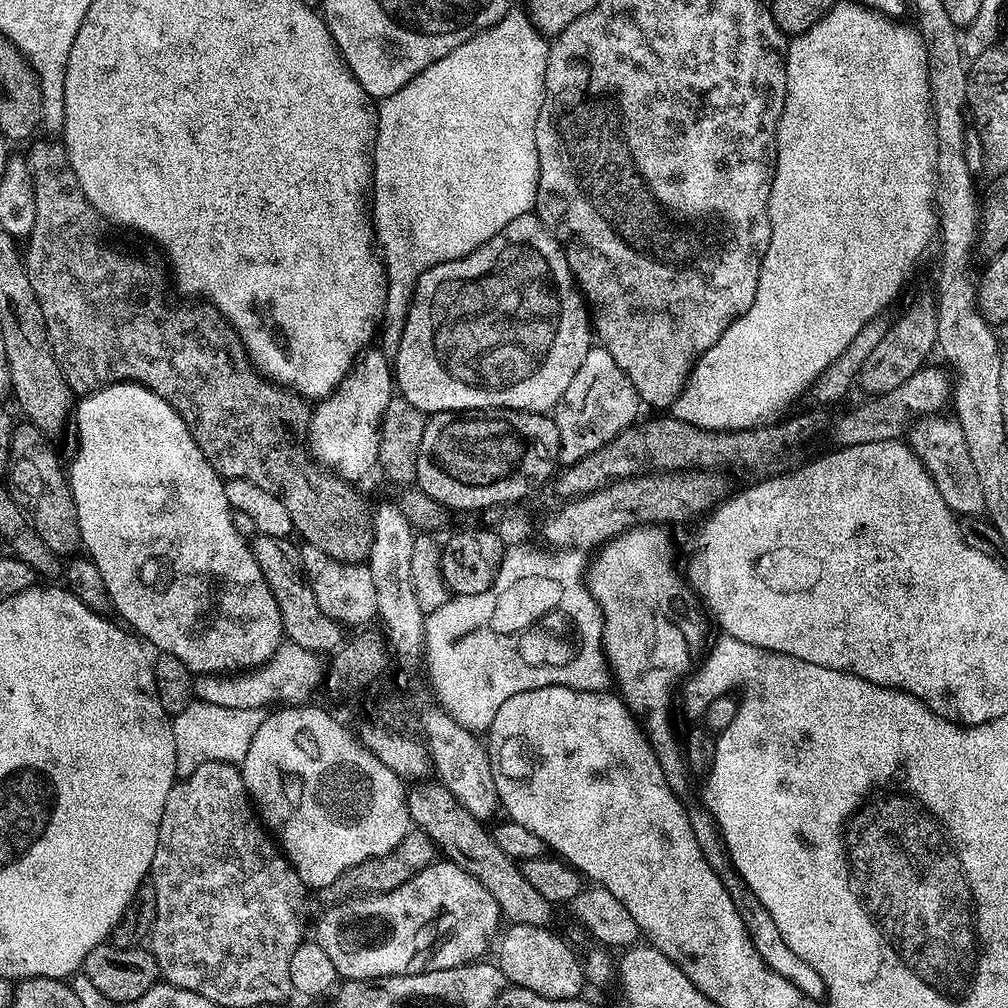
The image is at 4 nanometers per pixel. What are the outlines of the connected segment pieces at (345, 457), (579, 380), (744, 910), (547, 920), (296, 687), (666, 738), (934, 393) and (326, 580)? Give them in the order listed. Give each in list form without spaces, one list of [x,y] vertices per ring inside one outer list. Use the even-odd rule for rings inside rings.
[[[368,350],[361,355],[354,369],[329,396],[319,401],[320,405],[312,408],[312,421],[308,424],[308,450],[313,460],[321,468],[329,471],[342,480],[357,482],[371,468],[375,469],[380,462],[378,446],[380,445],[380,423],[386,406],[390,406],[394,395],[394,368],[389,357],[379,350]]]
[[[599,346],[588,349],[586,358],[582,358],[582,366],[574,373],[570,386],[566,386],[566,394],[556,403],[554,419],[558,426],[558,442],[560,443],[561,465],[567,466],[586,458],[586,454],[594,454],[602,446],[606,446],[615,436],[631,428],[637,423],[636,416],[642,409],[640,395],[634,390],[630,378],[610,358],[610,354]]]
[[[692,806],[688,808],[688,817],[690,818],[690,830],[694,830],[694,838],[698,841],[698,850],[702,850],[706,862],[710,862],[710,866],[714,870],[714,874],[718,874],[722,886],[728,888],[730,902],[734,902],[734,910],[738,910],[738,918],[742,918],[742,926],[746,926],[746,934],[750,934],[750,942],[754,942],[758,954],[762,954],[762,960],[776,974],[782,974],[782,978],[786,978],[794,986],[798,986],[798,990],[802,990],[802,994],[820,1000],[824,992],[824,983],[818,970],[814,970],[814,966],[810,966],[802,958],[798,958],[798,954],[794,954],[794,950],[790,950],[790,946],[786,946],[786,938],[782,938],[778,925],[774,923],[774,918],[770,918],[770,910],[766,910],[766,906],[762,906],[762,902],[758,902],[758,894],[754,894],[754,890],[750,890],[744,885],[744,879],[732,864],[732,855],[728,853],[724,836],[720,833],[720,827],[716,825],[712,813],[703,806],[697,806],[697,808]]]
[[[438,782],[430,783],[417,785],[413,787],[416,789],[407,793],[409,819],[431,837],[447,859],[466,870],[490,891],[501,915],[509,923],[549,927],[553,923],[555,907],[527,882],[517,861],[503,853],[483,821],[474,818],[444,785]]]
[[[284,642],[262,665],[240,670],[232,675],[197,675],[194,680],[194,696],[197,700],[214,702],[214,706],[263,709],[279,704],[296,706],[307,701],[304,699],[319,686],[320,682],[322,684],[326,668],[324,664],[320,665],[320,660],[321,657],[316,652],[311,652],[298,644]]]
[[[637,526],[600,544],[595,553],[597,556],[593,560],[591,557],[587,565],[586,583],[588,593],[594,598],[600,609],[600,619],[604,622],[604,659],[608,662],[611,679],[620,687],[618,695],[644,729],[644,737],[650,742],[668,785],[673,792],[684,794],[690,773],[681,737],[676,737],[676,728],[672,725],[672,695],[675,692],[677,695],[678,685],[694,668],[692,648],[688,645],[688,636],[684,632],[697,632],[704,636],[708,632],[708,624],[710,628],[710,620],[702,611],[701,601],[693,585],[689,581],[687,584],[680,577],[676,560],[672,557],[672,540],[663,531],[665,529],[660,526]]]
[[[932,367],[919,368],[917,372],[910,374],[910,378],[906,378],[906,382],[902,382],[902,386],[890,390],[890,394],[865,399],[865,404],[842,413],[832,424],[833,445],[836,448],[849,448],[862,446],[866,442],[900,440],[911,420],[914,422],[924,415],[939,413],[943,409],[940,407],[944,403],[947,405],[950,400],[950,376],[943,367]]]
[[[307,543],[300,548],[300,563],[304,565],[304,575],[314,590],[314,598],[318,598],[318,606],[322,606],[322,614],[326,614],[341,626],[368,626],[373,623],[372,619],[377,619],[377,591],[367,563],[347,564],[335,561],[329,554]]]

